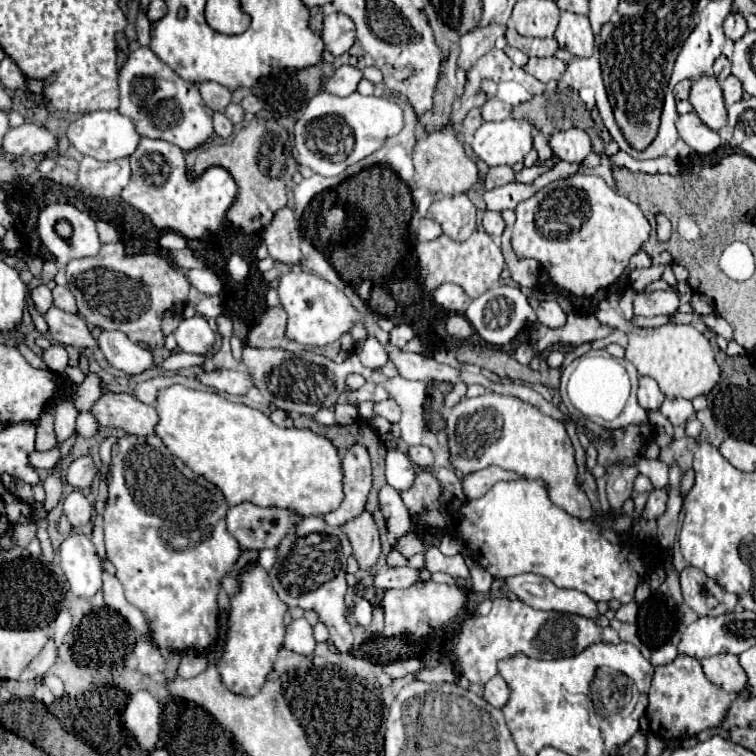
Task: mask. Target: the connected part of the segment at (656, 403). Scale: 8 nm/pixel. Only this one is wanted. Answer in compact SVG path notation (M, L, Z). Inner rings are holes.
M640 377L638 387L638 403L644 409L660 409L660 403L664 401L664 395L658 389L658 383L652 377Z

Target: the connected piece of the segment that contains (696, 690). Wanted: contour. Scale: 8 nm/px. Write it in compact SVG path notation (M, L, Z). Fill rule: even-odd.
M678 655L672 663L654 669L654 679L646 709L650 733L654 733L660 739L686 739L698 735L706 727L720 727L732 705L732 699L734 697L730 693L714 685L704 675L698 659L688 655Z

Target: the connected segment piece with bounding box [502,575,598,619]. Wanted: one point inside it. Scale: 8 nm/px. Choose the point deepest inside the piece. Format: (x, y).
(534, 590)

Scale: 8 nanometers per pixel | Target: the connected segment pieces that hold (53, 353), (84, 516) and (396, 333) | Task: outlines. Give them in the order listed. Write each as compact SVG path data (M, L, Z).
M54 343L48 349L44 349L40 357L56 373L62 373L66 369L66 365L68 365L68 353L66 353L64 345L60 345L60 343Z
M72 491L64 499L64 513L66 513L66 517L68 517L68 521L72 523L74 529L80 529L80 527L88 525L90 517L92 517L92 511L94 511L94 507L82 491Z
M400 323L390 331L390 337L392 337L392 343L396 343L396 347L404 347L414 337L414 331L412 331L412 327Z

